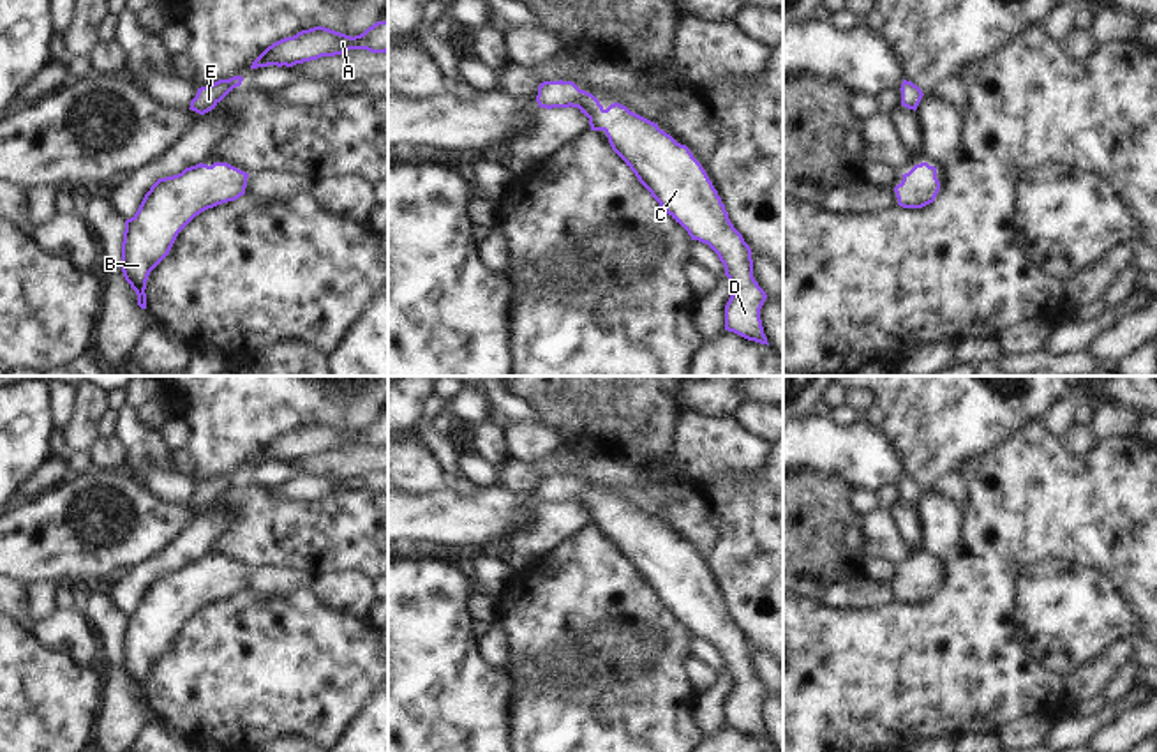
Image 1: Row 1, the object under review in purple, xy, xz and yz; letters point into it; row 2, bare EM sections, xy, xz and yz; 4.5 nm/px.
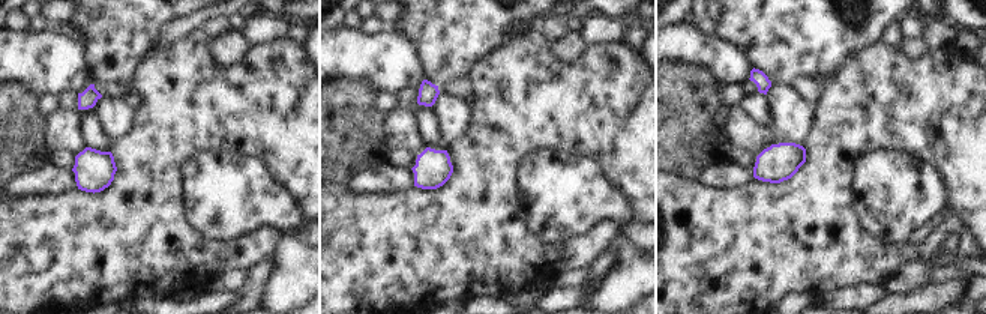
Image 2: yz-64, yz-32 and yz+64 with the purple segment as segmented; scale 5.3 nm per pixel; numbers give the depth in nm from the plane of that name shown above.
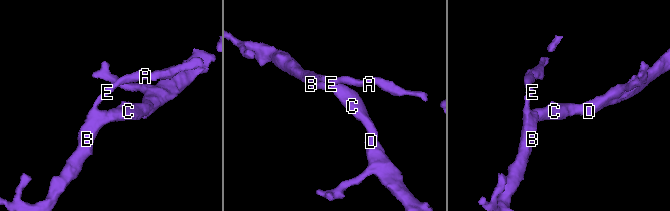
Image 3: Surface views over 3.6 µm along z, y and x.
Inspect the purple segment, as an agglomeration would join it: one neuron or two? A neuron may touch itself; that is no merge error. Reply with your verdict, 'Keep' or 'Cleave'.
Keep

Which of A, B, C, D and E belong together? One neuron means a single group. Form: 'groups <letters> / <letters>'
groups A B C D E

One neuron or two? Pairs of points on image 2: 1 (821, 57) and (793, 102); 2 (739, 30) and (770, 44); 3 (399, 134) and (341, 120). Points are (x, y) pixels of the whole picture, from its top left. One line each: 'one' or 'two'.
1: two
2: one
3: two

